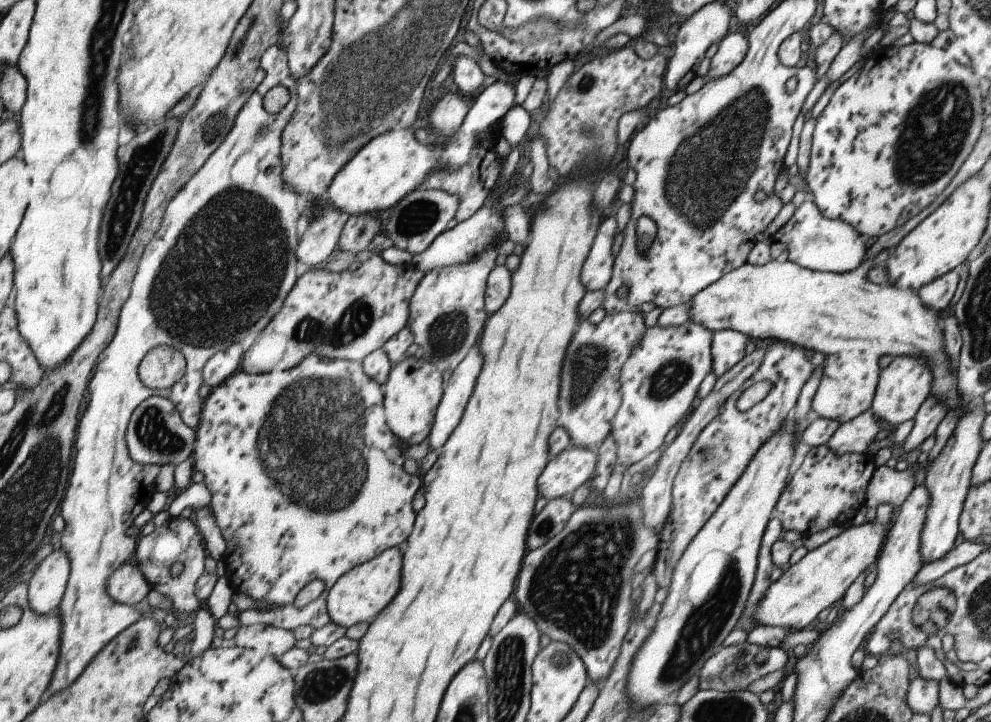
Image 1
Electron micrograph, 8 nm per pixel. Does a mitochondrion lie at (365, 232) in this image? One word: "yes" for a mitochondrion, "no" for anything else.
yes

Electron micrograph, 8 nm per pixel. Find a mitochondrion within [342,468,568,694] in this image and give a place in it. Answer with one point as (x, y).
(547, 526)

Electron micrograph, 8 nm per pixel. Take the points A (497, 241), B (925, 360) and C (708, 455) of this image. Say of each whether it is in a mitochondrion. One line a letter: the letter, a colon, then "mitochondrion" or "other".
A: other
B: other
C: mitochondrion

